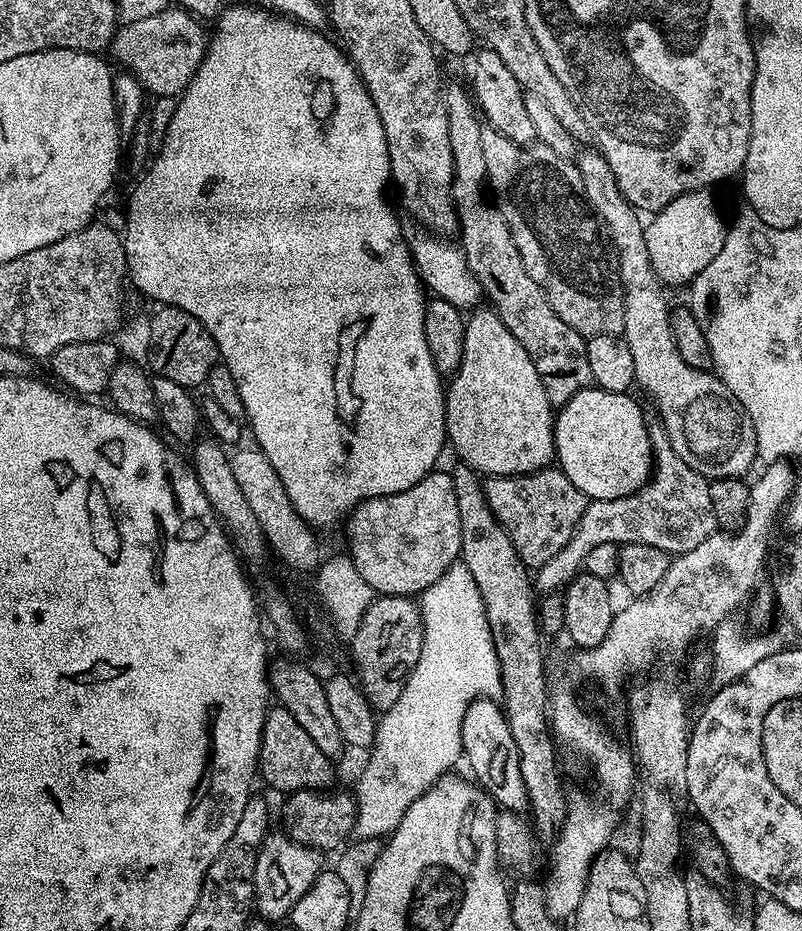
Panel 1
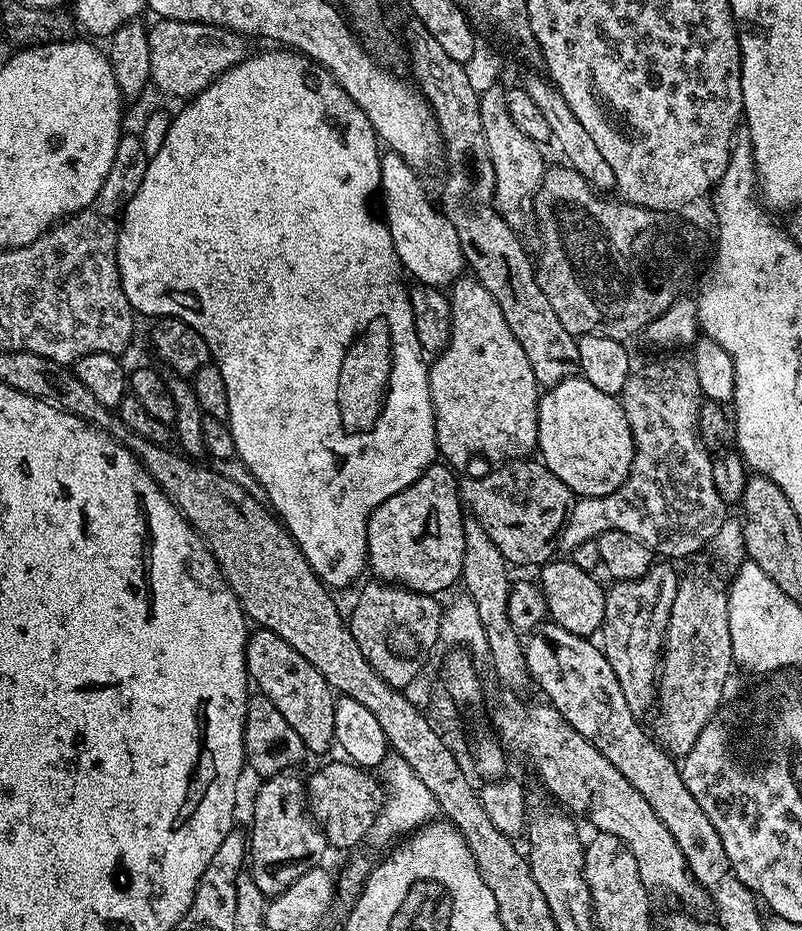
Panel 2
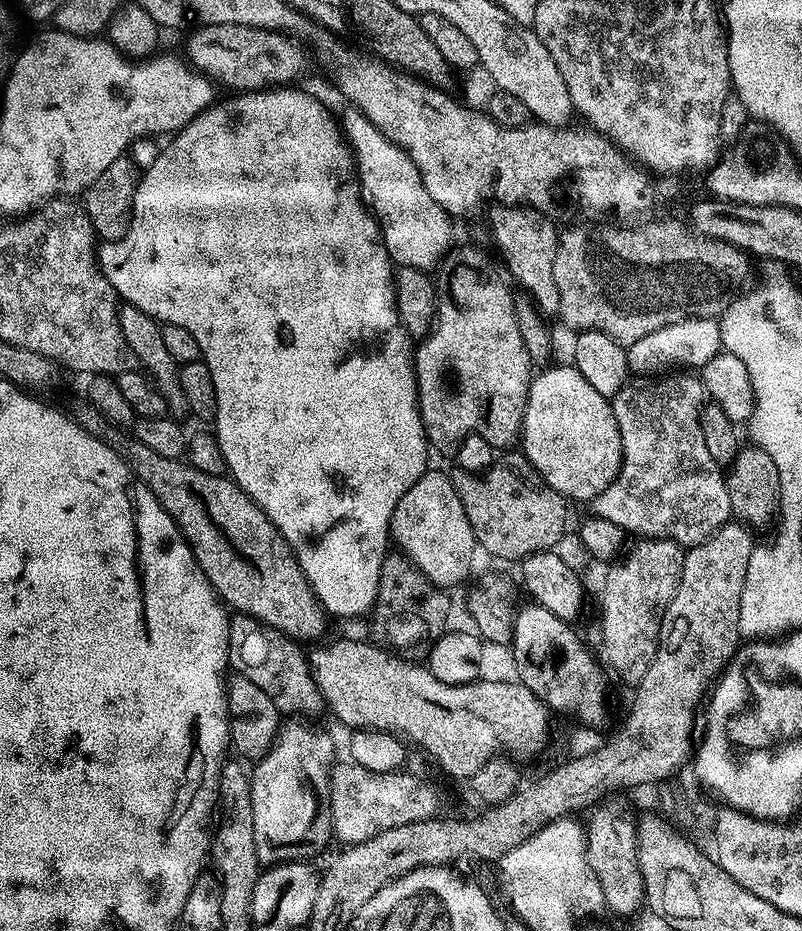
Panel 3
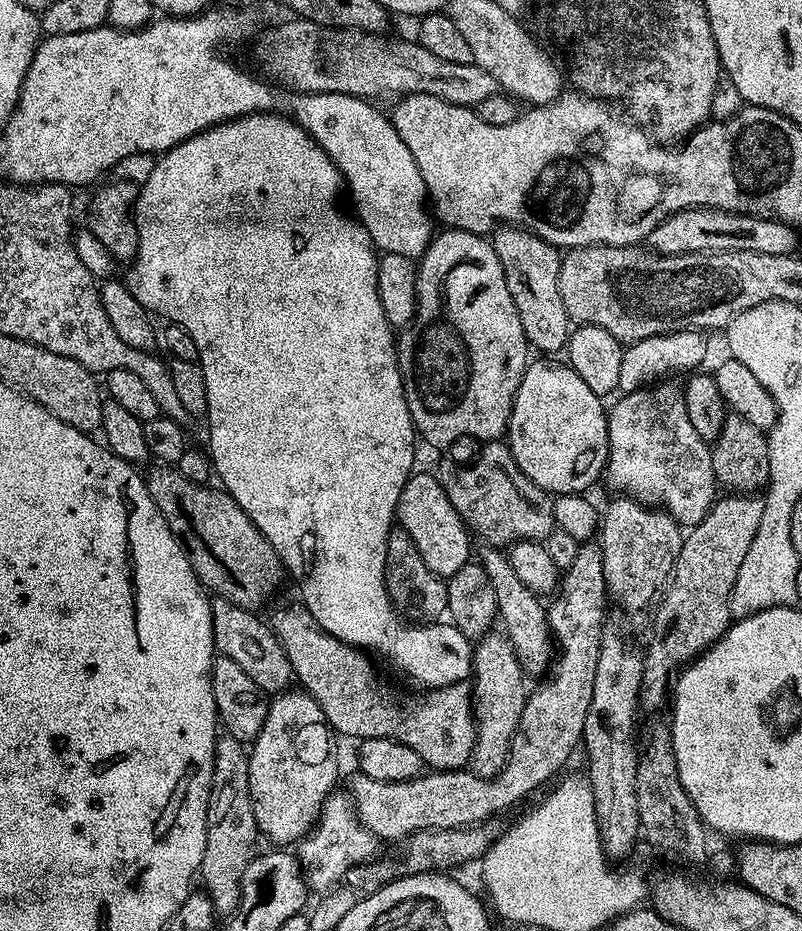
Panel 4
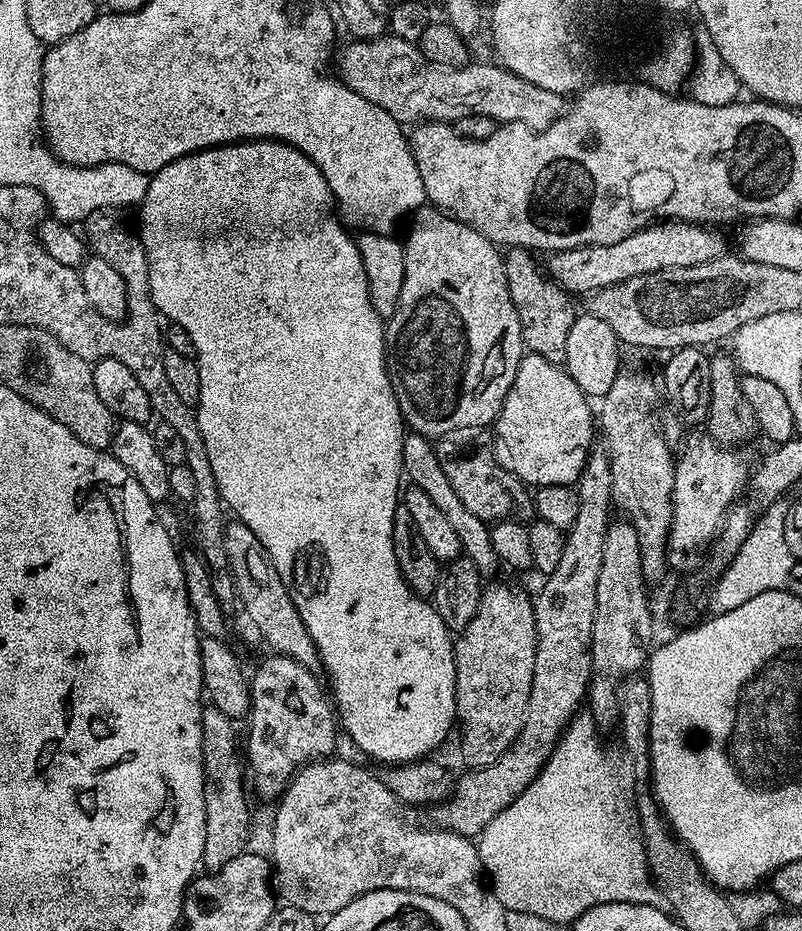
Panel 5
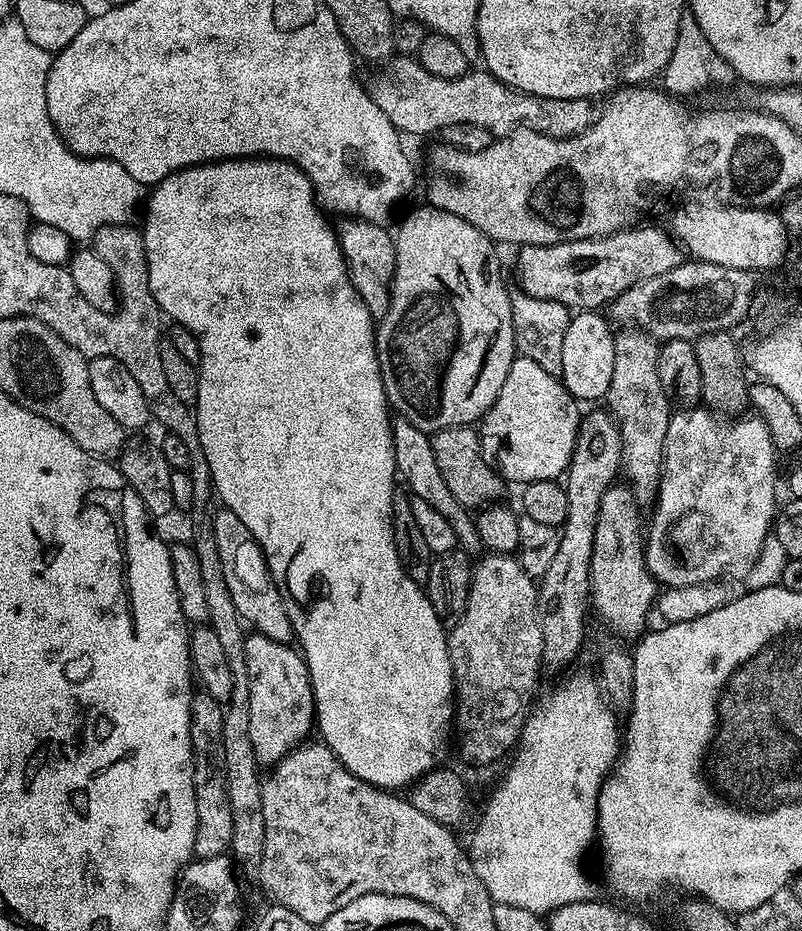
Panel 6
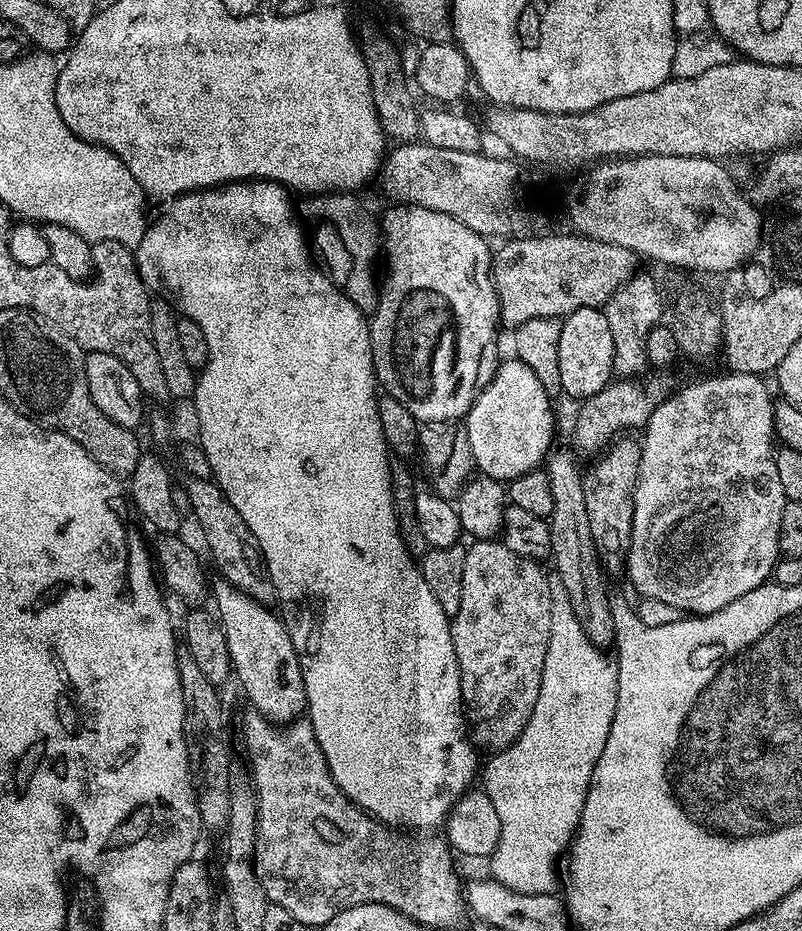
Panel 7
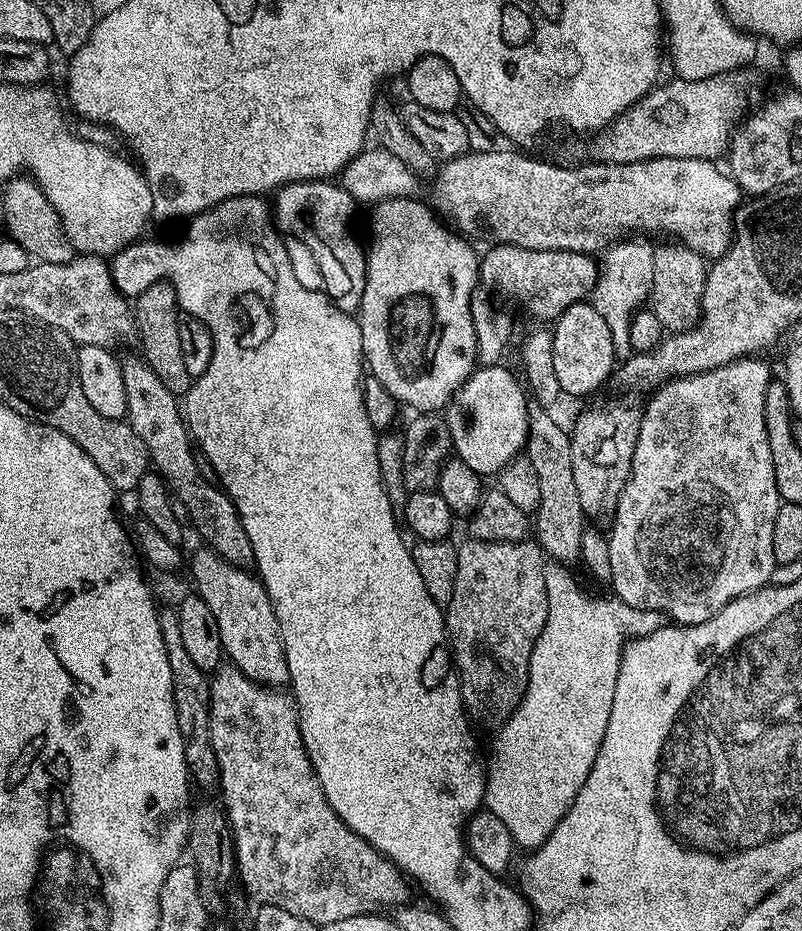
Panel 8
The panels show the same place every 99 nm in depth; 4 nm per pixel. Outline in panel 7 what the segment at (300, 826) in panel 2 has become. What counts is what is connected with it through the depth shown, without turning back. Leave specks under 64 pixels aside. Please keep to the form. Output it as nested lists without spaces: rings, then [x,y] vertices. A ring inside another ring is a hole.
[[[216,578],[213,584],[211,581],[210,600],[216,603],[214,612],[226,634],[234,676],[240,679],[252,703],[249,705],[265,720],[273,722],[287,722],[303,717],[308,699],[298,654],[283,619],[269,605],[260,604],[245,592],[239,592],[229,580],[223,578]]]

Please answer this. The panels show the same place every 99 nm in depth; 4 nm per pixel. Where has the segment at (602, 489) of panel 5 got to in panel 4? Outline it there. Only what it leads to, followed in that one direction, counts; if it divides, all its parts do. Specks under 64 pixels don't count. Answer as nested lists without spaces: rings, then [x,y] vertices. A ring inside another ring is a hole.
[[[584,542],[581,543],[578,555],[574,557],[574,562],[570,567],[563,569],[560,582],[558,585],[558,591],[551,597],[550,603],[547,605],[548,610],[548,625],[552,631],[552,639],[555,647],[558,651],[554,656],[554,667],[551,669],[550,675],[547,678],[541,679],[537,688],[533,687],[528,693],[528,700],[524,703],[524,709],[520,715],[520,724],[516,727],[516,733],[512,736],[512,745],[510,746],[510,754],[508,755],[508,765],[497,774],[497,776],[491,778],[485,778],[483,776],[476,775],[471,770],[432,770],[427,774],[421,775],[414,780],[399,780],[398,782],[390,782],[389,780],[375,780],[369,776],[363,774],[356,774],[356,777],[352,780],[352,788],[350,787],[350,795],[352,798],[352,804],[356,808],[356,816],[361,822],[367,826],[367,828],[377,836],[381,841],[384,840],[400,840],[405,838],[411,838],[418,832],[430,832],[433,830],[439,830],[441,828],[470,828],[478,824],[483,824],[489,818],[496,818],[499,812],[504,812],[507,808],[515,806],[519,800],[524,800],[531,794],[535,788],[540,788],[568,759],[572,756],[572,751],[577,747],[581,747],[584,739],[584,727],[586,726],[586,714],[590,710],[590,698],[594,694],[594,674],[598,670],[598,654],[600,653],[600,647],[602,646],[602,634],[604,633],[604,626],[606,623],[606,617],[604,617],[604,607],[610,604],[610,597],[608,595],[608,587],[606,586],[606,578],[604,577],[604,550],[596,542]]]

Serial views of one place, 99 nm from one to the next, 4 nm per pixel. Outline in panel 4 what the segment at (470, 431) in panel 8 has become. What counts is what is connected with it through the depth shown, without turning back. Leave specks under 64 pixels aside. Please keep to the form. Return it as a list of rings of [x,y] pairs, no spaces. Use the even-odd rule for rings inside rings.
[[[529,363],[512,403],[506,433],[507,446],[522,474],[549,494],[574,496],[587,493],[587,488],[605,475],[608,464],[608,412],[604,403],[567,363]]]

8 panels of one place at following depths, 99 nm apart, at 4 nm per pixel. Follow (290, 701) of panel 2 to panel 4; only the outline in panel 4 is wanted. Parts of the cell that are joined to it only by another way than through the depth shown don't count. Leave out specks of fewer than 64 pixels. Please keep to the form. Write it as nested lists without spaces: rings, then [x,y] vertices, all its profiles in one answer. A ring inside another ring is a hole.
[[[213,599],[212,625],[216,631],[216,647],[223,655],[234,658],[234,662],[238,662],[238,666],[242,666],[242,670],[250,674],[250,678],[259,686],[261,692],[279,694],[285,691],[291,685],[288,683],[293,683],[294,680],[290,658],[286,658],[286,650],[282,650],[271,627],[265,621],[263,624],[256,615],[255,611],[239,608],[229,600]]]

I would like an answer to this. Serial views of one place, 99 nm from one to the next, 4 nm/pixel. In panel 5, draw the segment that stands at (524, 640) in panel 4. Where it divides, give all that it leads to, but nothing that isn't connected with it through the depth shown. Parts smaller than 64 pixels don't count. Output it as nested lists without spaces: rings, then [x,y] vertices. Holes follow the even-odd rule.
[[[409,431],[402,442],[402,462],[404,476],[412,479],[409,481],[418,490],[426,490],[430,502],[434,502],[434,506],[438,506],[438,510],[446,514],[450,527],[458,533],[461,553],[472,559],[481,577],[492,578],[488,576],[494,575],[498,570],[501,571],[500,559],[498,554],[494,554],[494,546],[490,542],[491,527],[474,514],[470,514],[470,510],[466,510],[466,505],[459,500],[458,494],[454,494],[454,486],[450,486],[450,478],[446,478],[446,470],[442,470],[437,445],[429,437],[421,436],[419,432]]]

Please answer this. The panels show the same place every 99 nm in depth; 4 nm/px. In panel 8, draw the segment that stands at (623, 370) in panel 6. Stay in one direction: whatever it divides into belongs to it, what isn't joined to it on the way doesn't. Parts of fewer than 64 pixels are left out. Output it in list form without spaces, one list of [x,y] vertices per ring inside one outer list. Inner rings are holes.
[[[625,238],[616,241],[603,253],[604,264],[599,265],[596,284],[592,287],[590,302],[602,314],[606,326],[610,326],[610,338],[614,338],[617,357],[633,355],[630,344],[630,326],[637,312],[649,303],[654,284],[654,254],[656,248],[648,238]]]

